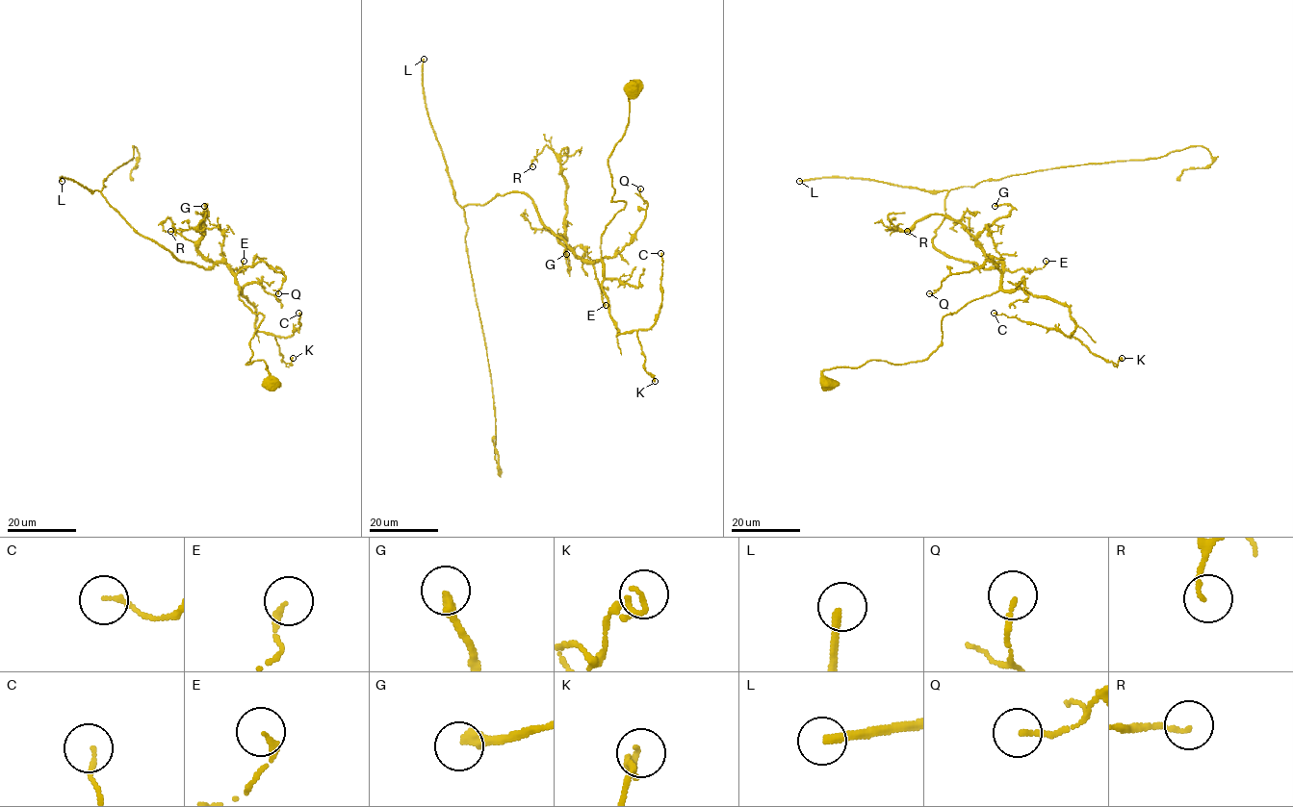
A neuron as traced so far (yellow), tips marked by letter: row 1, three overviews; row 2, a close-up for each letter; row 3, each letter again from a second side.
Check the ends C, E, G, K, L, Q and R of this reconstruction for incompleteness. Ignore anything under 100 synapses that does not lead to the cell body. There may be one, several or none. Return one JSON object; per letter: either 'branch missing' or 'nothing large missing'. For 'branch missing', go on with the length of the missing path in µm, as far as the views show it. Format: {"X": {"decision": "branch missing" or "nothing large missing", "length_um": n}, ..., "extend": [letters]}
{"C": {"decision": "nothing large missing"}, "E": {"decision": "nothing large missing"}, "G": {"decision": "nothing large missing"}, "K": {"decision": "nothing large missing"}, "L": {"decision": "branch missing", "length_um": 700}, "Q": {"decision": "nothing large missing"}, "R": {"decision": "nothing large missing"}, "extend": ["L"]}

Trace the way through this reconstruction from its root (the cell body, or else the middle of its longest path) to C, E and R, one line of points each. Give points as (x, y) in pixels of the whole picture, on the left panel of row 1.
C: (271, 387), (263, 360), (246, 364), (264, 315), (239, 291), (256, 308), (259, 331), (290, 337), (298, 313)
E: (271, 387), (263, 360), (246, 364), (264, 315), (239, 296), (231, 270), (239, 271), (244, 261)
R: (271, 387), (263, 360), (246, 364), (264, 315), (197, 249), (204, 214), (197, 230), (170, 231)

